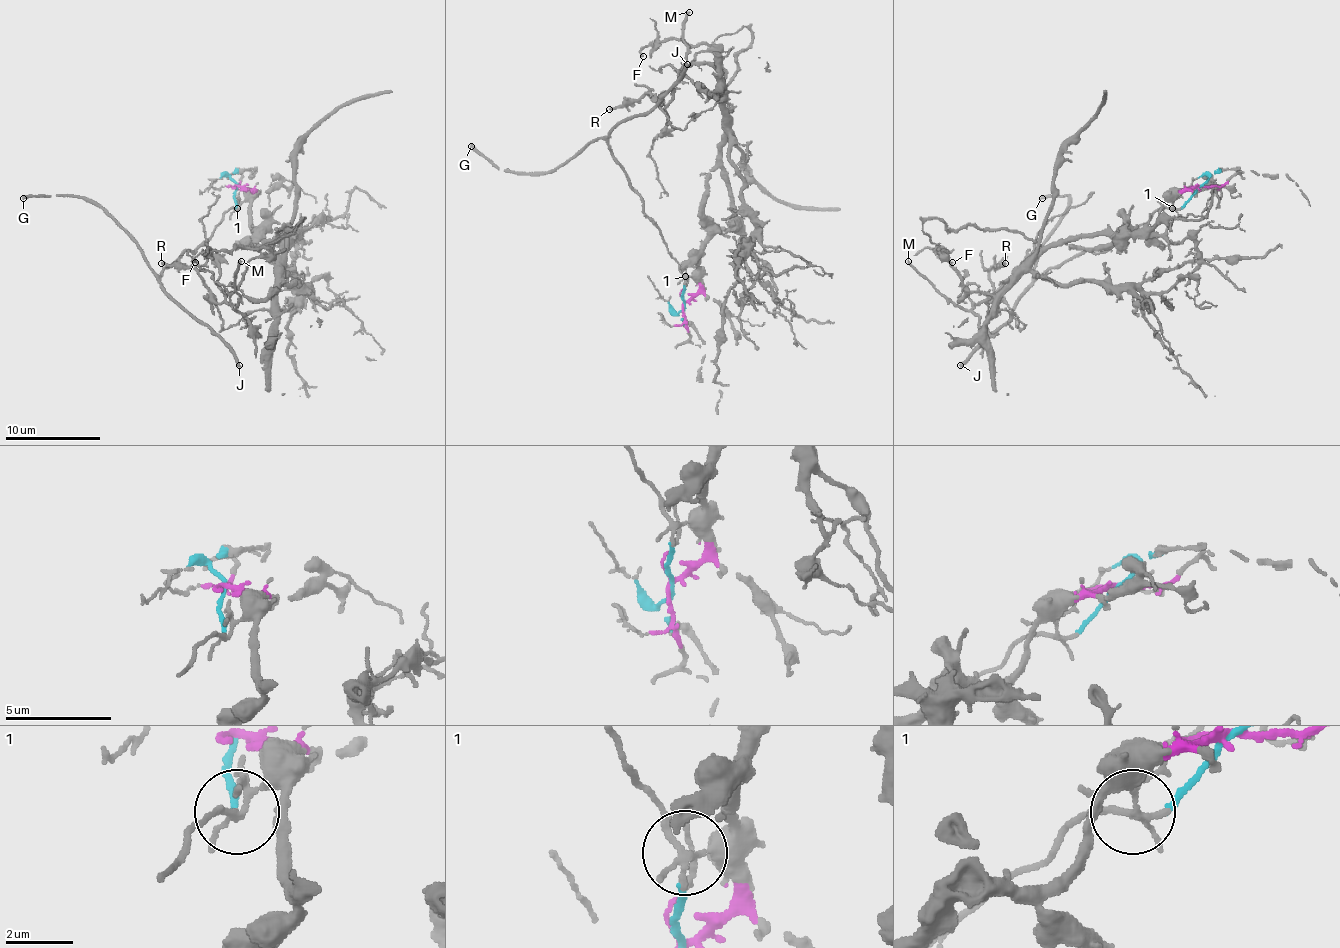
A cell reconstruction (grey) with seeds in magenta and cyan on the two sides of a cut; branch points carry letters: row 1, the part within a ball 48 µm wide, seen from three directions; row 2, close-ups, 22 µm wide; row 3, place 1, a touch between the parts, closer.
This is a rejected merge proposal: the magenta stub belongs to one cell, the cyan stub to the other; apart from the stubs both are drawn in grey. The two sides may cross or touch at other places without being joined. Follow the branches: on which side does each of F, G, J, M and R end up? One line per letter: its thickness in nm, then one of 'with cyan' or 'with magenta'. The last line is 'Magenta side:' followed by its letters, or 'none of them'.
F: 100 nm | with magenta
G: 300 nm | with cyan
J: 280 nm | with cyan
M: 200 nm | with magenta
R: 200 nm | with magenta
Magenta side: F, M, R

